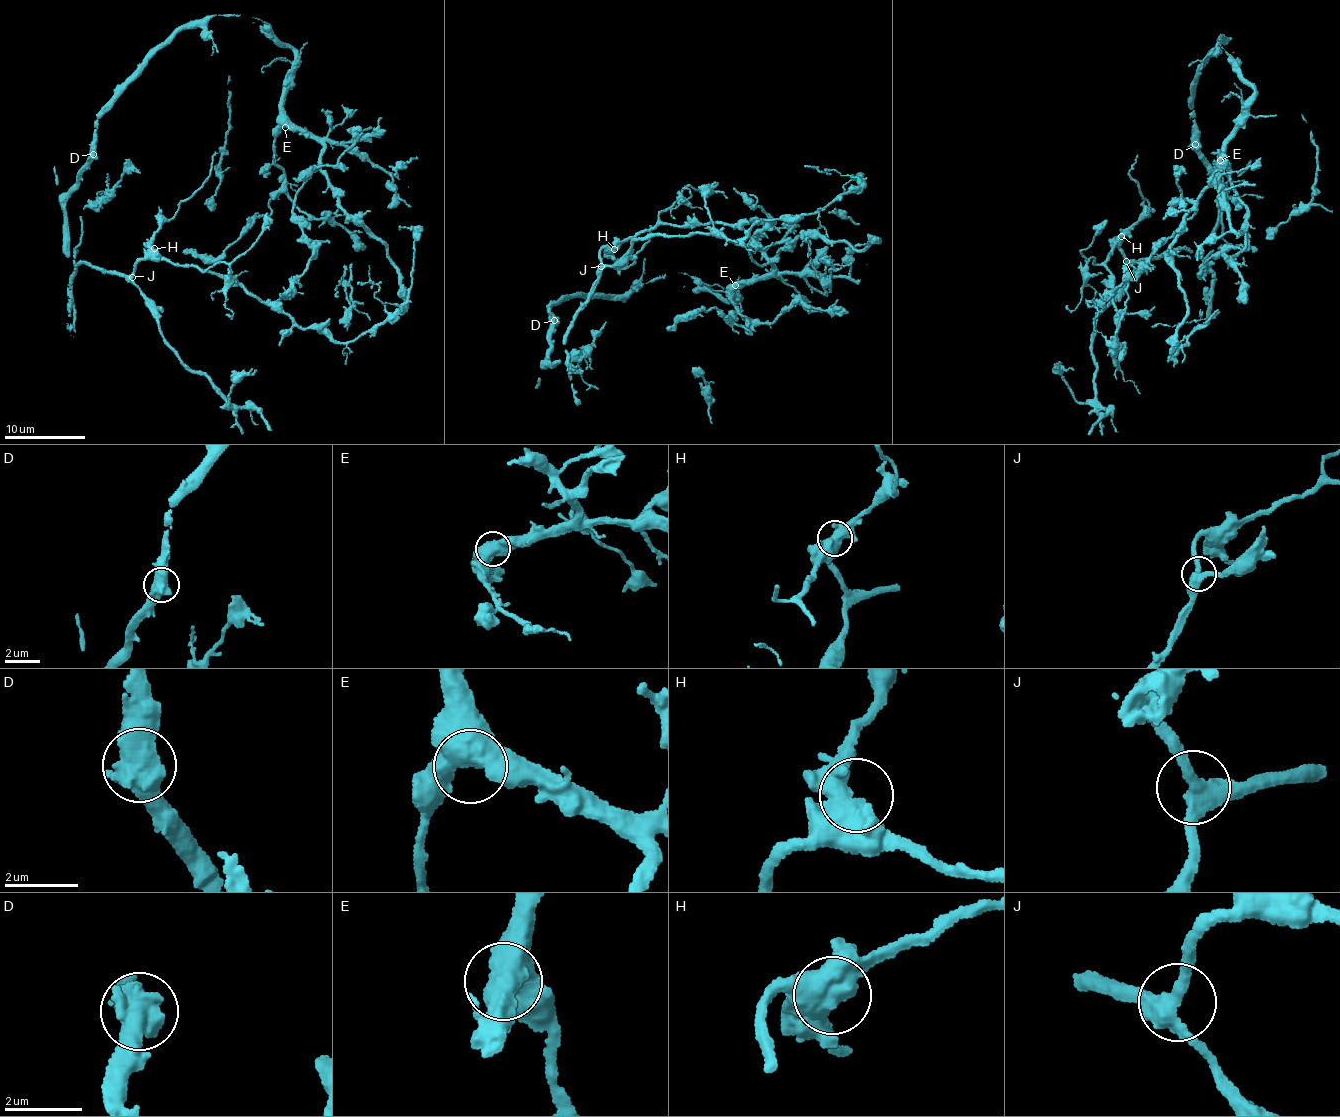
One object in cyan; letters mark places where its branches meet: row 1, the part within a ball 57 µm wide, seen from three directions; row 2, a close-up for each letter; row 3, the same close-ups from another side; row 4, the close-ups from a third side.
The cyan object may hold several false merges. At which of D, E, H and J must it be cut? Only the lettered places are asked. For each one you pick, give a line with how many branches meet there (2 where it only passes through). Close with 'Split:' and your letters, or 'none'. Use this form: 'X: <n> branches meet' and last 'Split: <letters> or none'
Split: none

